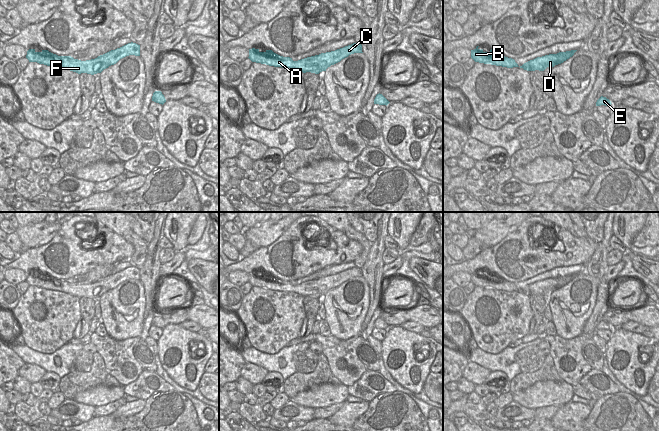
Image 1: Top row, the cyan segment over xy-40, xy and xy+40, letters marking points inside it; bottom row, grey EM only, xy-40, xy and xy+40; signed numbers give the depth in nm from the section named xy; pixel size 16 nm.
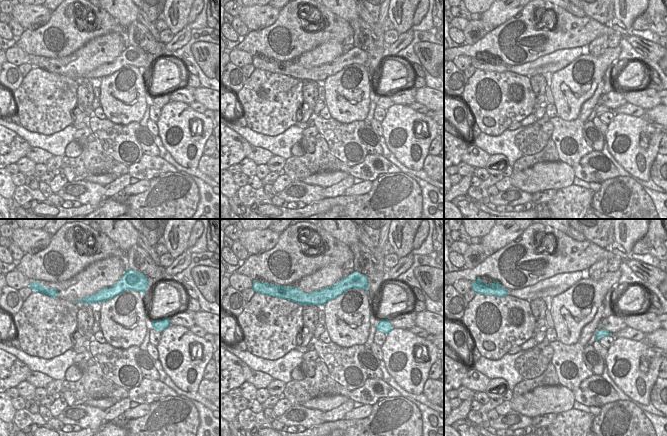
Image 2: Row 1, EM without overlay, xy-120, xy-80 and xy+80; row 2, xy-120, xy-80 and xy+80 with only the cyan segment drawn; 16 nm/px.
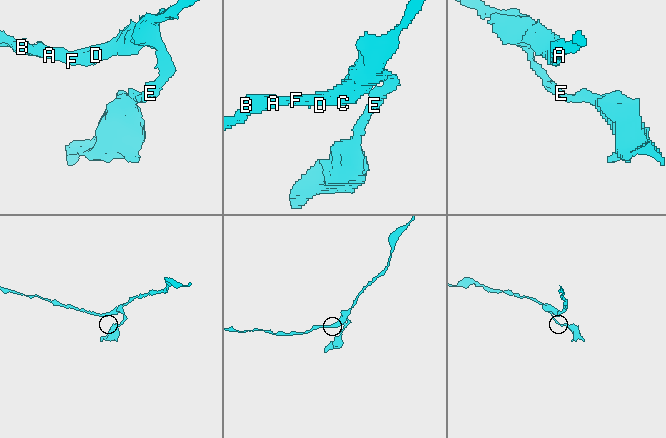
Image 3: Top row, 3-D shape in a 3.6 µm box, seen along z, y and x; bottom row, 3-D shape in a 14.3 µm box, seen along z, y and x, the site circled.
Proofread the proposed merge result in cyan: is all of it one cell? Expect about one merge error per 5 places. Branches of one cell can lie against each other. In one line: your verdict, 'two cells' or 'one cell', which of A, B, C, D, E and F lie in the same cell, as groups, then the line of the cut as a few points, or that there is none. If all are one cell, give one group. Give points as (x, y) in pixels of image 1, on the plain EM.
one cell | A B C D E F | no cut

